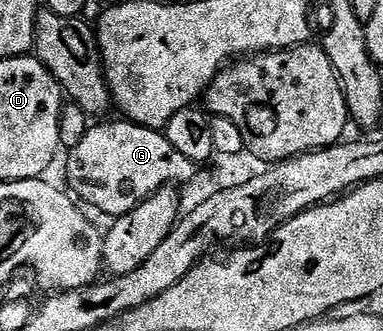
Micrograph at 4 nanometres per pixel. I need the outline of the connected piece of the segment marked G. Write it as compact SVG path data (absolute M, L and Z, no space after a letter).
M128 120L120 121L114 126L89 126L77 138L82 137L69 154L72 193L78 199L86 198L95 209L110 214L113 220L131 213L150 194L164 186L192 183L189 181L199 170L198 163L187 160L187 156L171 148L171 140L167 140L162 131L138 126Z

